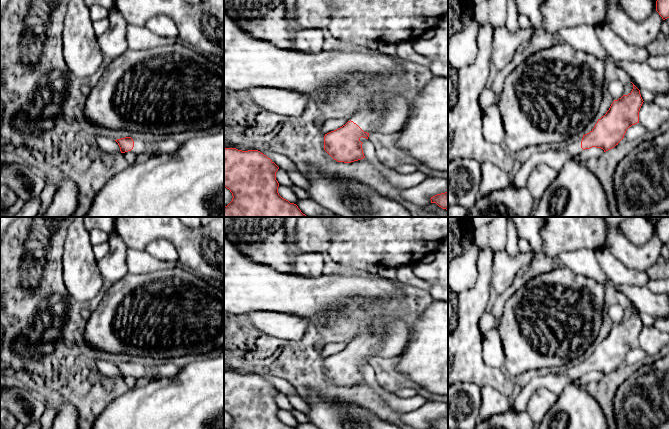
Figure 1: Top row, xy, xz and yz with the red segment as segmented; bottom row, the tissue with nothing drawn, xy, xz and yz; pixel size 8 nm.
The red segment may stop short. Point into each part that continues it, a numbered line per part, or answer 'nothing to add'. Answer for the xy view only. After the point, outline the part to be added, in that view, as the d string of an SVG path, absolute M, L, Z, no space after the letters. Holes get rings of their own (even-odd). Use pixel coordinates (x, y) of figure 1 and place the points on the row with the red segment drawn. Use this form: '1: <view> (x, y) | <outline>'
1: xy (147, 144) | M132 133L130 137L134 141L134 147L131 151L137 156L141 154L152 156L161 153L174 153L180 147L173 136Z

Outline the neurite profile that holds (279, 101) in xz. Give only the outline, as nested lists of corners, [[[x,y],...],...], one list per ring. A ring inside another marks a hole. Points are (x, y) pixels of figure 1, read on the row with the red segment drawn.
[[[253,87],[244,90],[261,108],[282,116],[298,117],[310,103],[304,93],[282,88]]]

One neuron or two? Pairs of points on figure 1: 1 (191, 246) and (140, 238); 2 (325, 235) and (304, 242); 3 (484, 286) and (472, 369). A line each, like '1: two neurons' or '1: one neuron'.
1: one neuron
2: one neuron
3: one neuron

